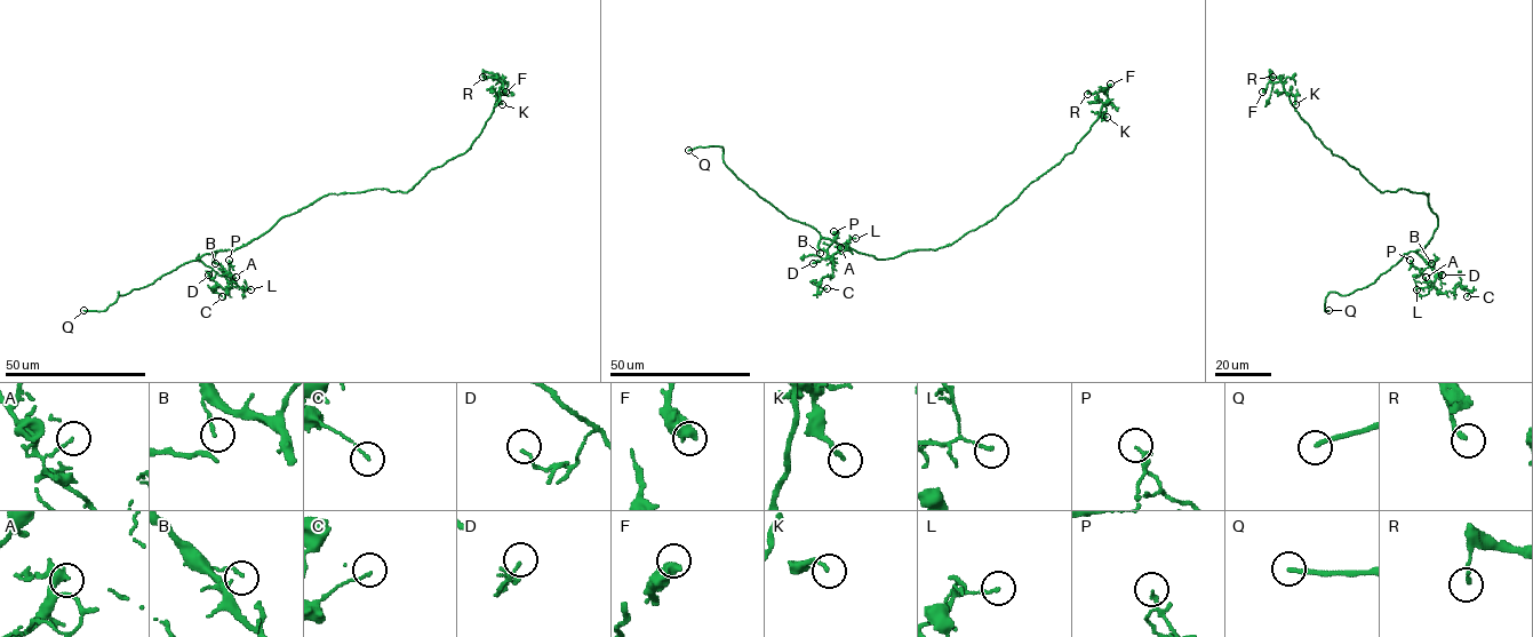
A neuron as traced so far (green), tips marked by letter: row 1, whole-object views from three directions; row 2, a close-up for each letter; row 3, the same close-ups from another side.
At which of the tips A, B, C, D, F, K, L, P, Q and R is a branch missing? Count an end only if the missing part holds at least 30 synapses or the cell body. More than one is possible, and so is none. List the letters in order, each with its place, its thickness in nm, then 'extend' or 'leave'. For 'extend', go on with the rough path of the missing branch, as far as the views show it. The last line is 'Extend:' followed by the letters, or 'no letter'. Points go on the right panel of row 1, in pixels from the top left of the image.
A: at (1426, 277); 110 nm thick; leave
B: at (1431, 263); 140 nm thick; leave
C: at (1467, 296); 110 nm thick; leave
D: at (1442, 275); 120 nm thick; leave
F: at (1262, 92); 500 nm thick; leave
K: at (1295, 104); 170 nm thick; leave
L: at (1416, 289); 130 nm thick; leave
P: at (1410, 260); 130 nm thick; leave
Q: at (1328, 310); 180 nm thick; extend
R: at (1272, 77); 140 nm thick; leave
Extend: Q

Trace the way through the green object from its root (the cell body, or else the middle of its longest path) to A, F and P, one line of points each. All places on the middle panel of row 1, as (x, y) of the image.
A: (929, 249), (876, 259), (828, 238), (822, 238), (819, 244), (830, 256), (837, 252), (837, 246), (840, 247)
F: (929, 249), (950, 246), (991, 221), (1070, 153), (1101, 109), (1111, 104), (1107, 90), (1110, 84)
P: (929, 249), (876, 259), (822, 238), (819, 244), (821, 249), (825, 251), (833, 241), (833, 231)

